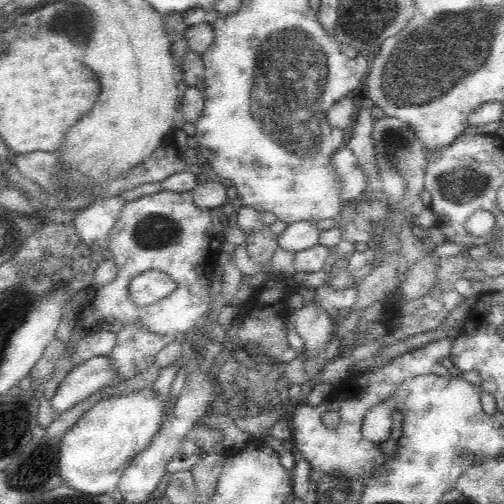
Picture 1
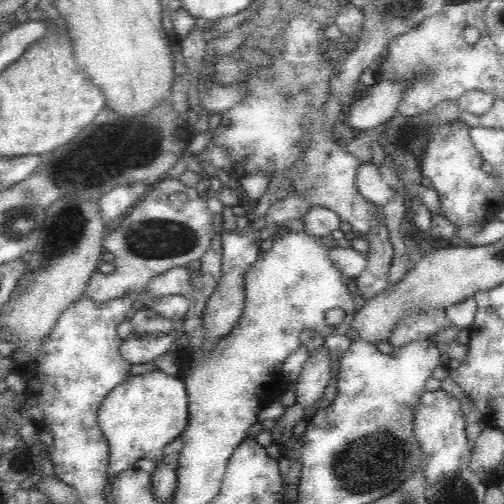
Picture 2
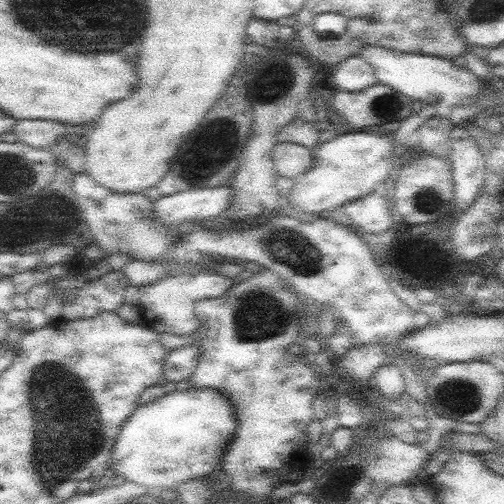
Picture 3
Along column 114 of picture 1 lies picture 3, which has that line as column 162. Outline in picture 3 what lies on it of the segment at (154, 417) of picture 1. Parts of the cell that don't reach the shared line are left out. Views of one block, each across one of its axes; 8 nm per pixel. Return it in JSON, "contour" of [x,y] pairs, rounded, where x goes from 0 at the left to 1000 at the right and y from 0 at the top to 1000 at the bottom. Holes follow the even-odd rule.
{"contour":[[[375,770],[375,774],[343,774],[308,798],[276,802],[276,810],[256,825],[240,857],[232,861],[216,925],[224,940],[240,940],[248,956],[268,956],[292,968],[292,984],[312,988],[327,972],[347,972],[351,960],[371,952],[427,944],[431,929],[442,917],[446,893],[466,865],[470,853],[470,825],[466,802],[431,770]]]}

